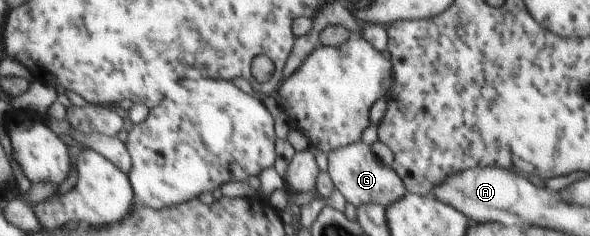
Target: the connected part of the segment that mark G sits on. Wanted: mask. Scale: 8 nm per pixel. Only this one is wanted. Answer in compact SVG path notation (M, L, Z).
M354 143L329 151L327 153L327 173L333 186L354 207L366 202L377 203L385 208L407 193L406 185L400 179L399 174L394 169L390 169L390 166L384 167L376 159L376 155L372 155L370 147L366 145Z

